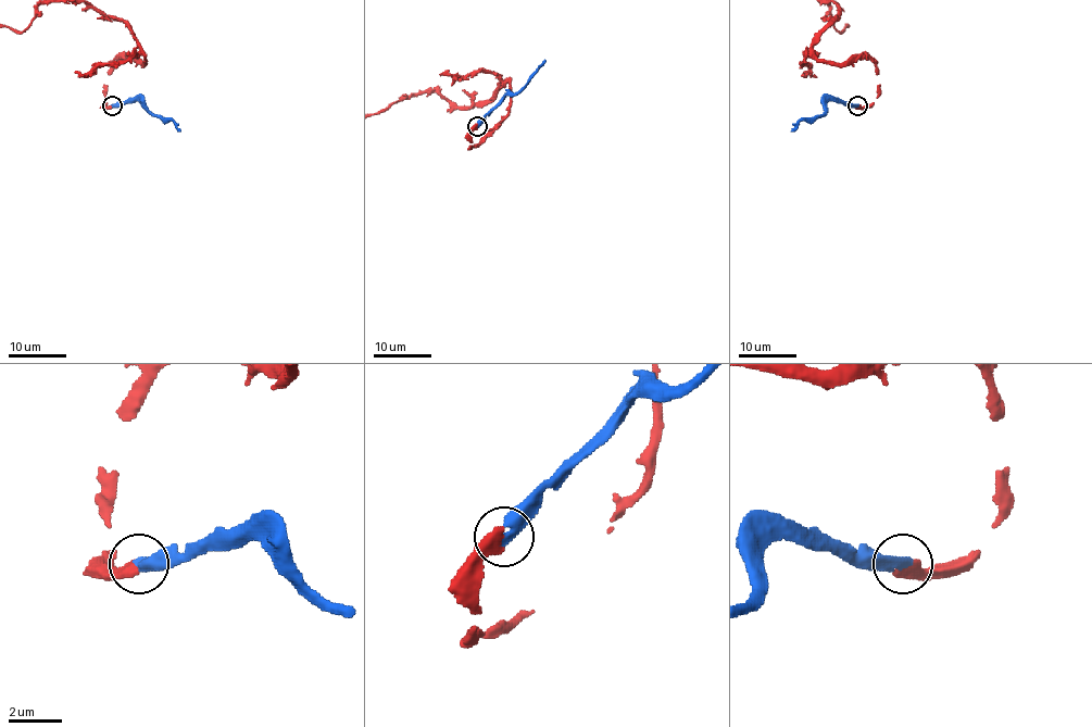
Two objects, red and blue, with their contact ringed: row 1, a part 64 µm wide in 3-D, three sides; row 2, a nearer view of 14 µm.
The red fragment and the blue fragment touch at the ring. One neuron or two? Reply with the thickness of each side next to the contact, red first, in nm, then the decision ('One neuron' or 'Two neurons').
Thickness 440 nm (red) against 440 nm. One neuron

